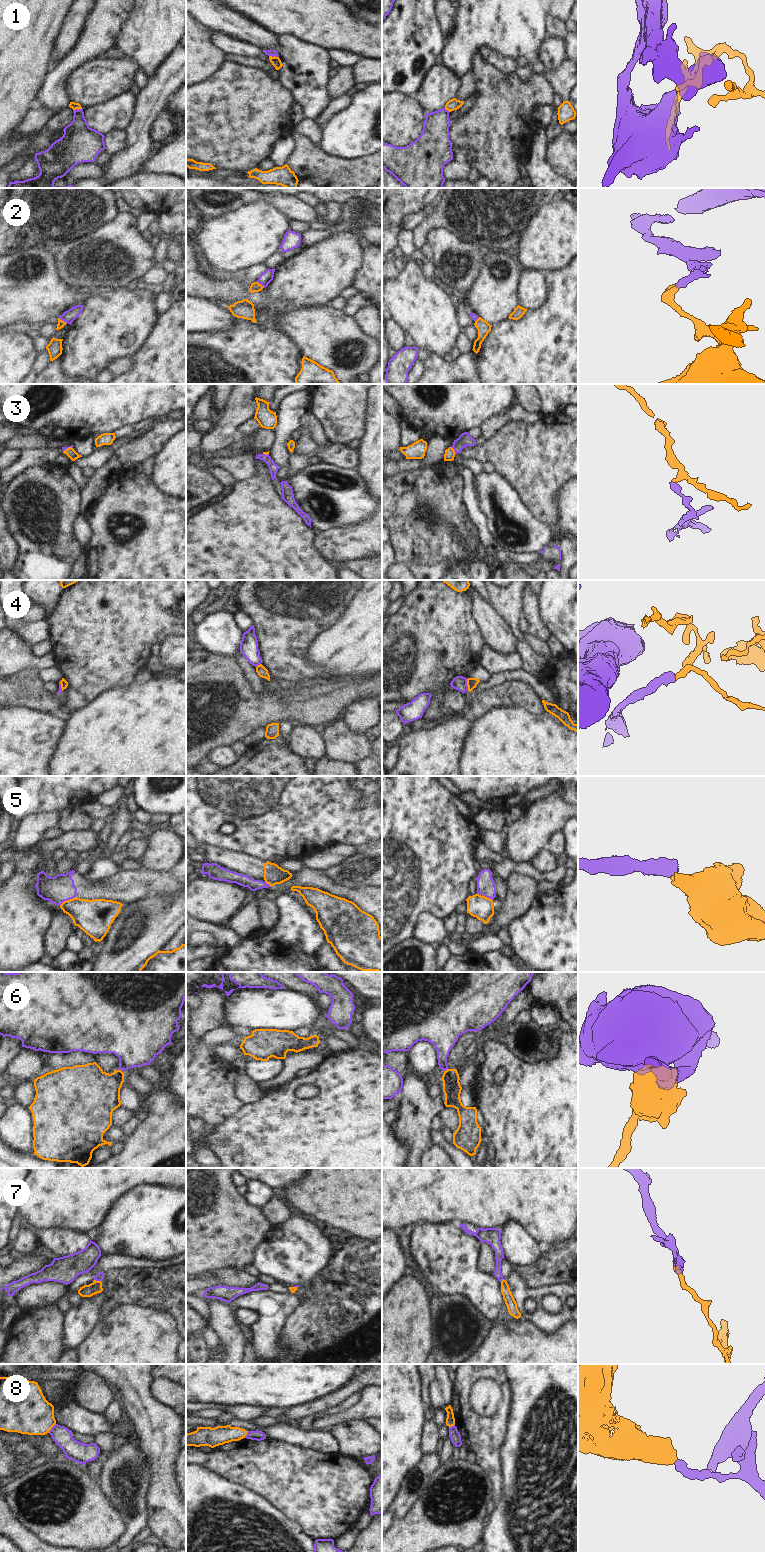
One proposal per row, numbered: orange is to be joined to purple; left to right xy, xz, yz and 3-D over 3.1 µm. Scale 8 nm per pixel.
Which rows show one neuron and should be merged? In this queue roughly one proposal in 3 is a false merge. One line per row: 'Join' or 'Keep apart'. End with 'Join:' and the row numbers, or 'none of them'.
1: Keep apart
2: Keep apart
3: Join
4: Keep apart
5: Keep apart
6: Keep apart
7: Keep apart
8: Keep apart
Join: 3.

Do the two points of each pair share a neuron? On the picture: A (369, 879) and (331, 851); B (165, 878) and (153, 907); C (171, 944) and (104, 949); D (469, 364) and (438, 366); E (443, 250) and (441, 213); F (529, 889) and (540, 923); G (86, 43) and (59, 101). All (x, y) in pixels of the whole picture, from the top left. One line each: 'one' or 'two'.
A: two
B: two
C: two
D: one
E: two
F: two
G: one

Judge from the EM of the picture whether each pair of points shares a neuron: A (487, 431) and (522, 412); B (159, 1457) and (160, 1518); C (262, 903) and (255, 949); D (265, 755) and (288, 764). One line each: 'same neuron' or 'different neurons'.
A: same neuron
B: same neuron
C: different neurons
D: same neuron

